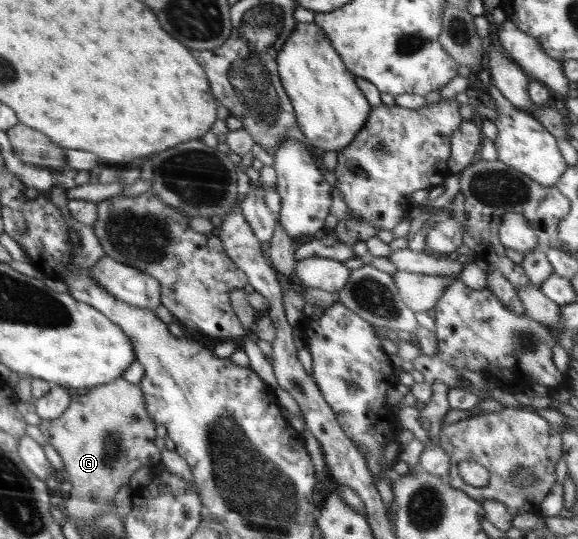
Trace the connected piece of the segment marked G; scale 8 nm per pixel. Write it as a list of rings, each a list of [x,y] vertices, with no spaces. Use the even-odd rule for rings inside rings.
[[[123,377],[104,385],[95,385],[85,395],[73,396],[71,404],[59,418],[43,418],[38,427],[45,440],[57,450],[63,459],[68,479],[62,483],[67,501],[66,514],[75,522],[92,522],[102,512],[114,506],[113,497],[124,484],[129,484],[131,476],[144,466],[154,467],[161,461],[160,451],[155,445],[156,424],[149,418],[143,391],[138,384],[128,382]]]

